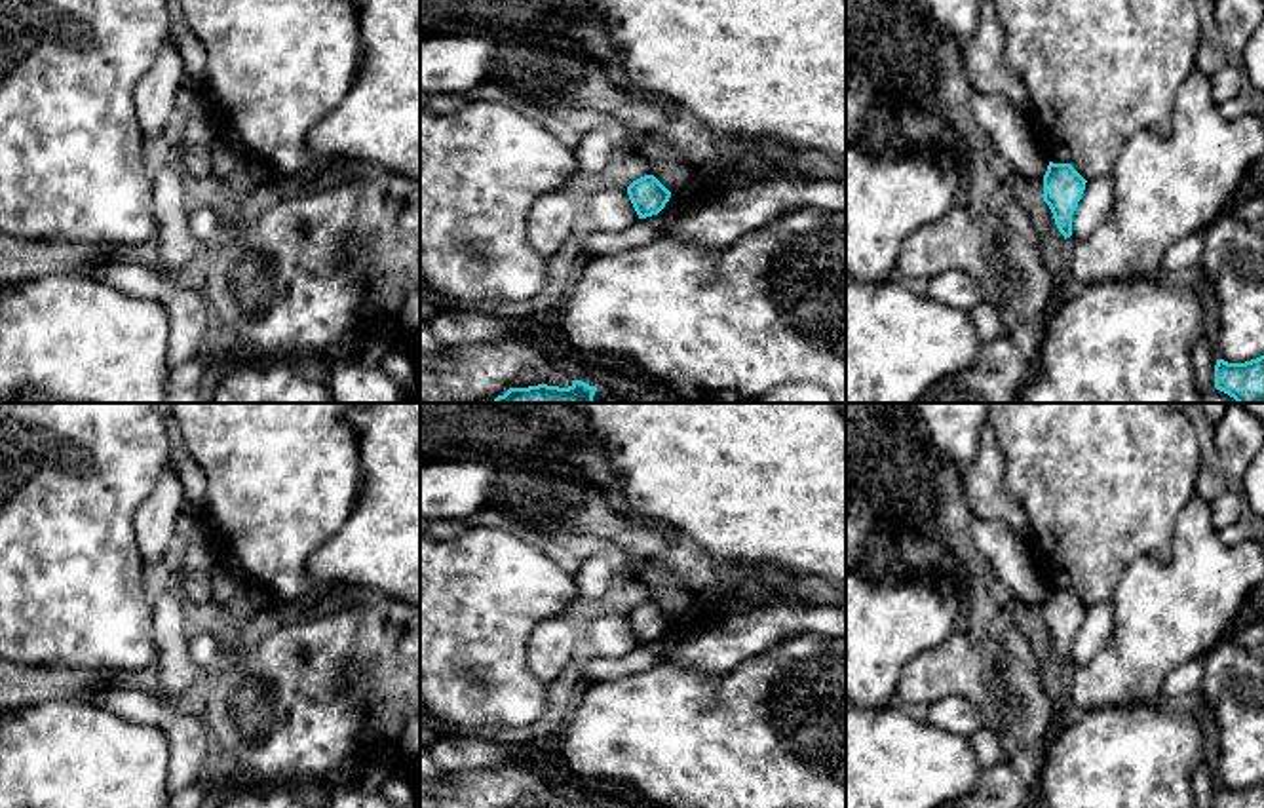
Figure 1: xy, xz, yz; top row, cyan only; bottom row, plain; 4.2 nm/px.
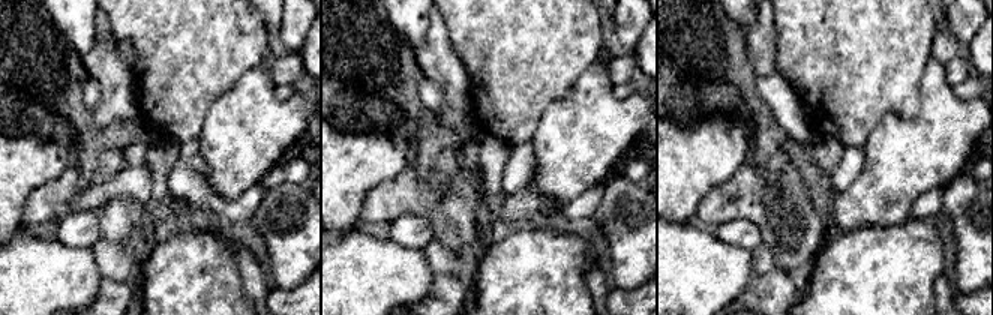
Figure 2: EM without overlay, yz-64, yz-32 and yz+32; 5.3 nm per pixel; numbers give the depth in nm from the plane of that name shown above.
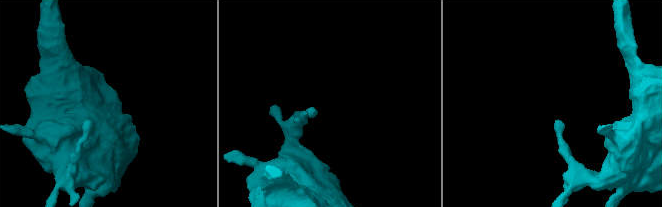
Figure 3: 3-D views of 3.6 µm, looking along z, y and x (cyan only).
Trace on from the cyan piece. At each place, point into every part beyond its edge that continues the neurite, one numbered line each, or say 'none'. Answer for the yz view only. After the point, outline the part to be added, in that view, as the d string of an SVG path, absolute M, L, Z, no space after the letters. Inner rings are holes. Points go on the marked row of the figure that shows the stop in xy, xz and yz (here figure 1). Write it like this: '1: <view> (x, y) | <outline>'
none

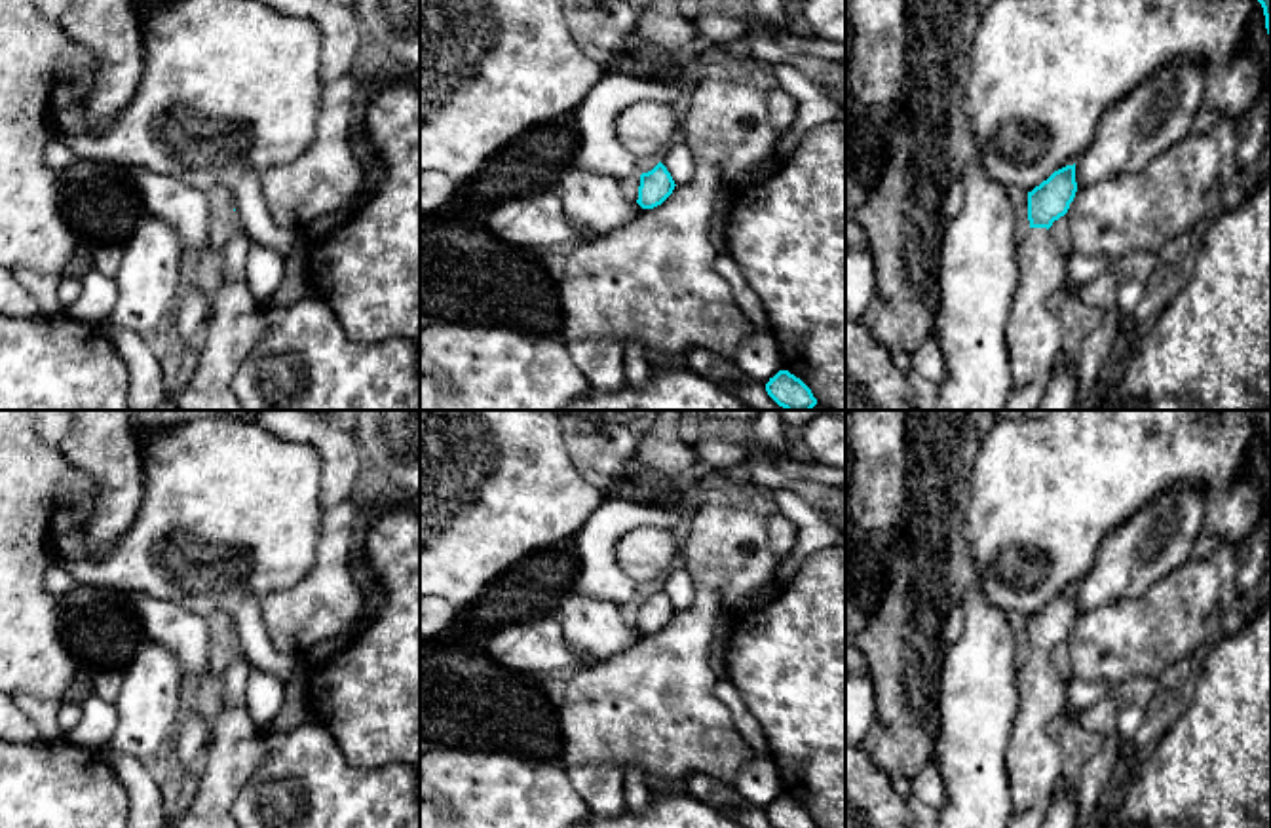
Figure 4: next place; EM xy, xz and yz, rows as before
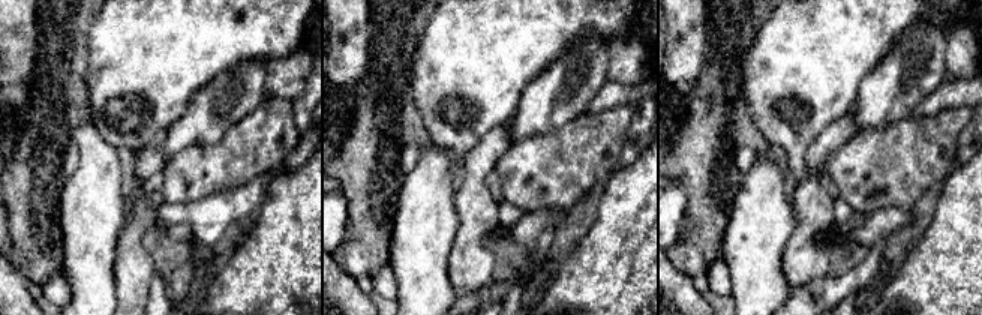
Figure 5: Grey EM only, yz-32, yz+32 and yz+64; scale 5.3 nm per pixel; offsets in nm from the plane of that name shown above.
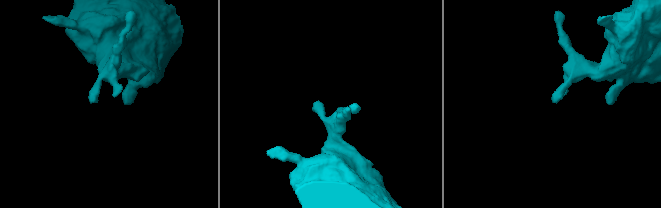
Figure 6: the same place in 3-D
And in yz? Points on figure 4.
1: yz (1034, 335) | M1028 228L1018 243L1020 285L1013 296L1007 323L1013 389L1005 410L1037 410L1053 374L1053 363L1062 344L1062 327L1047 310L1049 296L1068 285L1066 256L1058 251L1047 228Z

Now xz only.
none

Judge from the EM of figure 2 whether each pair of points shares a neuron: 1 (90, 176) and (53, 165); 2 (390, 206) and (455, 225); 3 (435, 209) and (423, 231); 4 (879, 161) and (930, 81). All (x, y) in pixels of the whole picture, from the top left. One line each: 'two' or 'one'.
1: two
2: one
3: two
4: one

